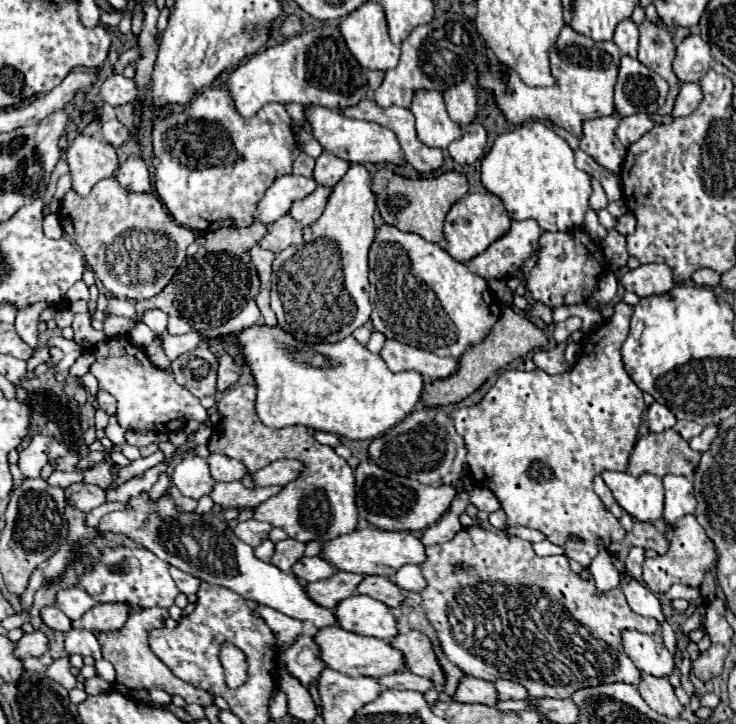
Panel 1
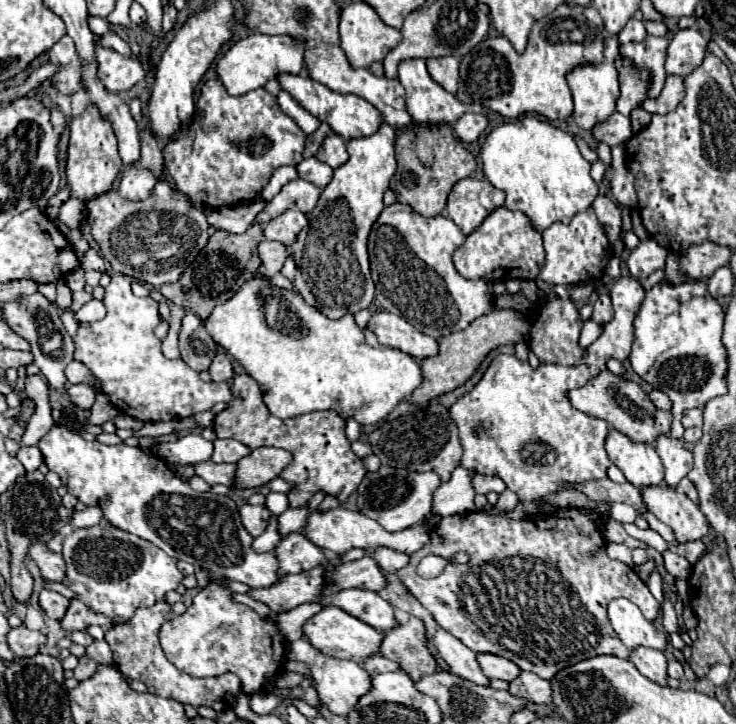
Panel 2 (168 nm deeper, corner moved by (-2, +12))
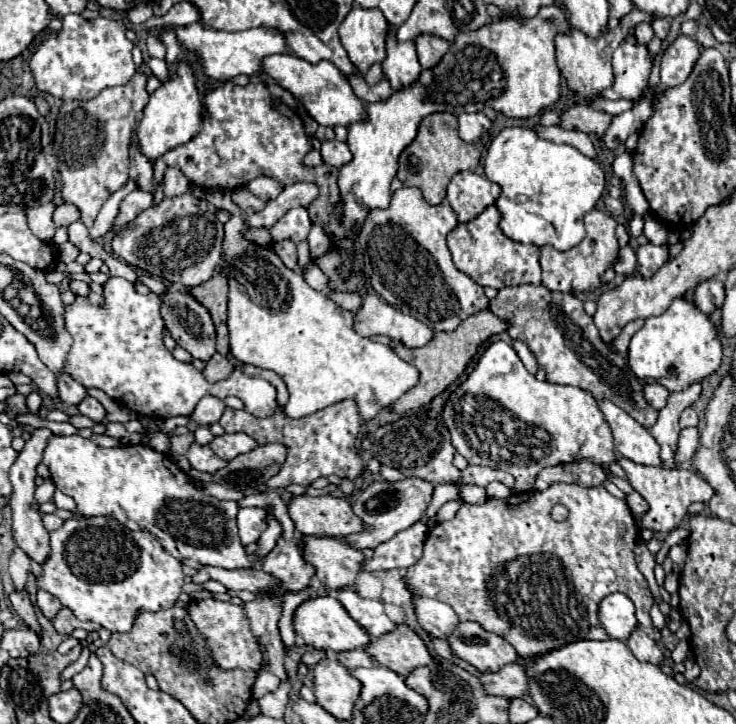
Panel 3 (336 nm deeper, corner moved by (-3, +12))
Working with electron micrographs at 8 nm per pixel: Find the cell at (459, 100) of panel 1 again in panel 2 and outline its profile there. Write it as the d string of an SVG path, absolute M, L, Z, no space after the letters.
M440 56L426 60L432 80L438 82L450 94L458 90L458 64L460 60L456 56Z

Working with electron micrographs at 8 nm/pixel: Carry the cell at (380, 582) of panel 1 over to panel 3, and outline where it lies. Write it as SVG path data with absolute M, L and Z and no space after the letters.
M303 536L303 554L307 562L311 562L317 570L317 578L323 584L325 592L339 590L345 586L353 586L359 572L363 572L365 556L361 550L351 548L343 540L335 538L315 538Z

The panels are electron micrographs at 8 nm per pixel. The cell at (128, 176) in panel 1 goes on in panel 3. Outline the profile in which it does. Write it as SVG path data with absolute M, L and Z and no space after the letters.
M135 190L131 194L125 196L125 200L121 202L119 214L115 218L115 228L121 228L123 224L131 222L139 212L147 210L153 204L153 194L151 192L143 192L143 190Z

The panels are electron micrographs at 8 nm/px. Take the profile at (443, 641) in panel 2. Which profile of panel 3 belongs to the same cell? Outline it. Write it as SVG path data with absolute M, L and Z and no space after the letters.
M413 598L415 600L415 610L417 610L417 620L421 628L433 636L449 642L453 636L459 618L455 616L453 608L439 602L439 600L423 600L423 598Z

